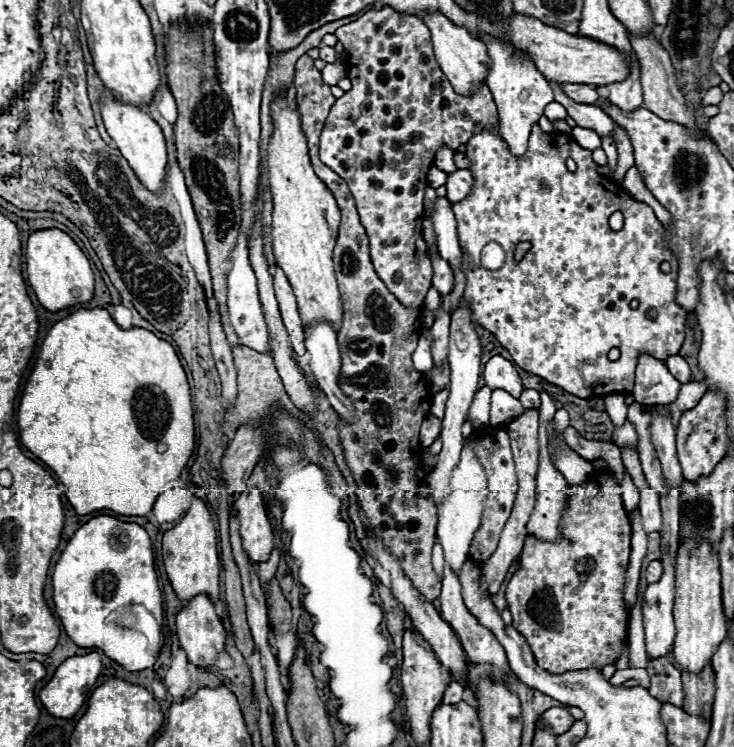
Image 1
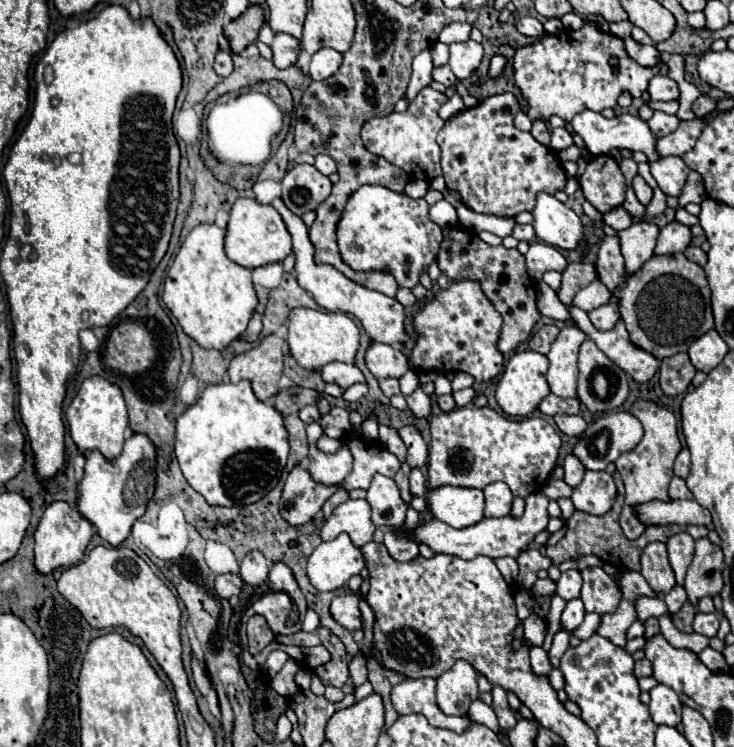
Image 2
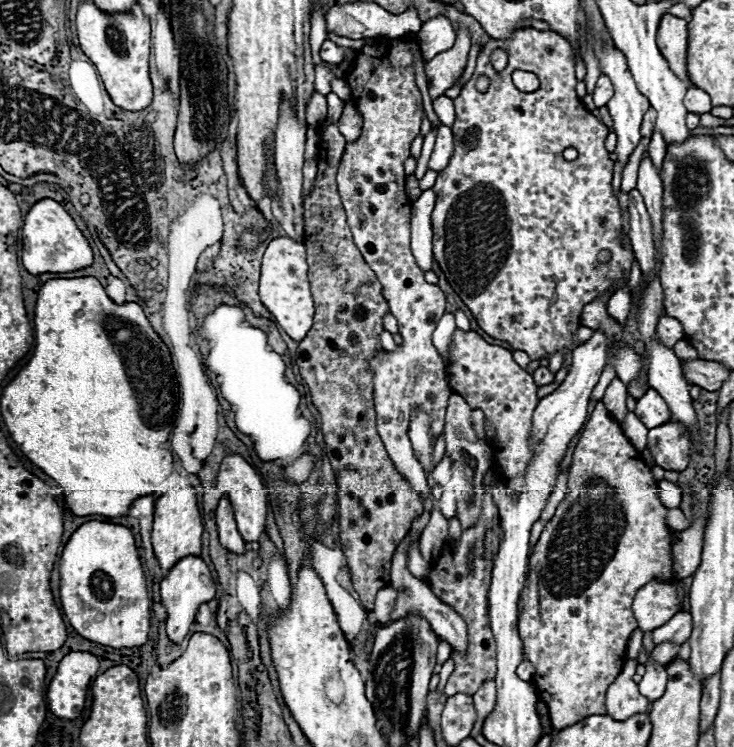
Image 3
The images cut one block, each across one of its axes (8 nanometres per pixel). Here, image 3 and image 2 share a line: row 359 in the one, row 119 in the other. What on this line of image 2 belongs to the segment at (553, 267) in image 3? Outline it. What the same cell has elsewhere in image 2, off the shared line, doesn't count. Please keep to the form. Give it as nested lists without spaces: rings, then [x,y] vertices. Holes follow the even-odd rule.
[[[584,20],[580,30],[562,28],[556,34],[544,34],[534,44],[516,48],[514,84],[526,100],[528,118],[532,122],[550,120],[550,116],[560,116],[570,122],[582,110],[602,112],[604,108],[614,108],[622,92],[640,98],[646,92],[650,78],[662,74],[664,66],[664,62],[658,62],[652,68],[640,66],[630,60],[620,38],[602,32],[592,20]],[[610,56],[618,56],[618,74],[614,74],[608,64]]]

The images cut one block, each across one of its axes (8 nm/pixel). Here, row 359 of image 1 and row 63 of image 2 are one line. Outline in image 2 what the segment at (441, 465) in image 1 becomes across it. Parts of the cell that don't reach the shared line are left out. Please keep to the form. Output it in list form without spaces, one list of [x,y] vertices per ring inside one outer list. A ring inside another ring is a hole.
[[[466,40],[466,42],[458,42],[458,44],[450,44],[450,68],[456,74],[458,80],[470,78],[476,68],[482,62],[482,44],[474,42],[474,40]]]

